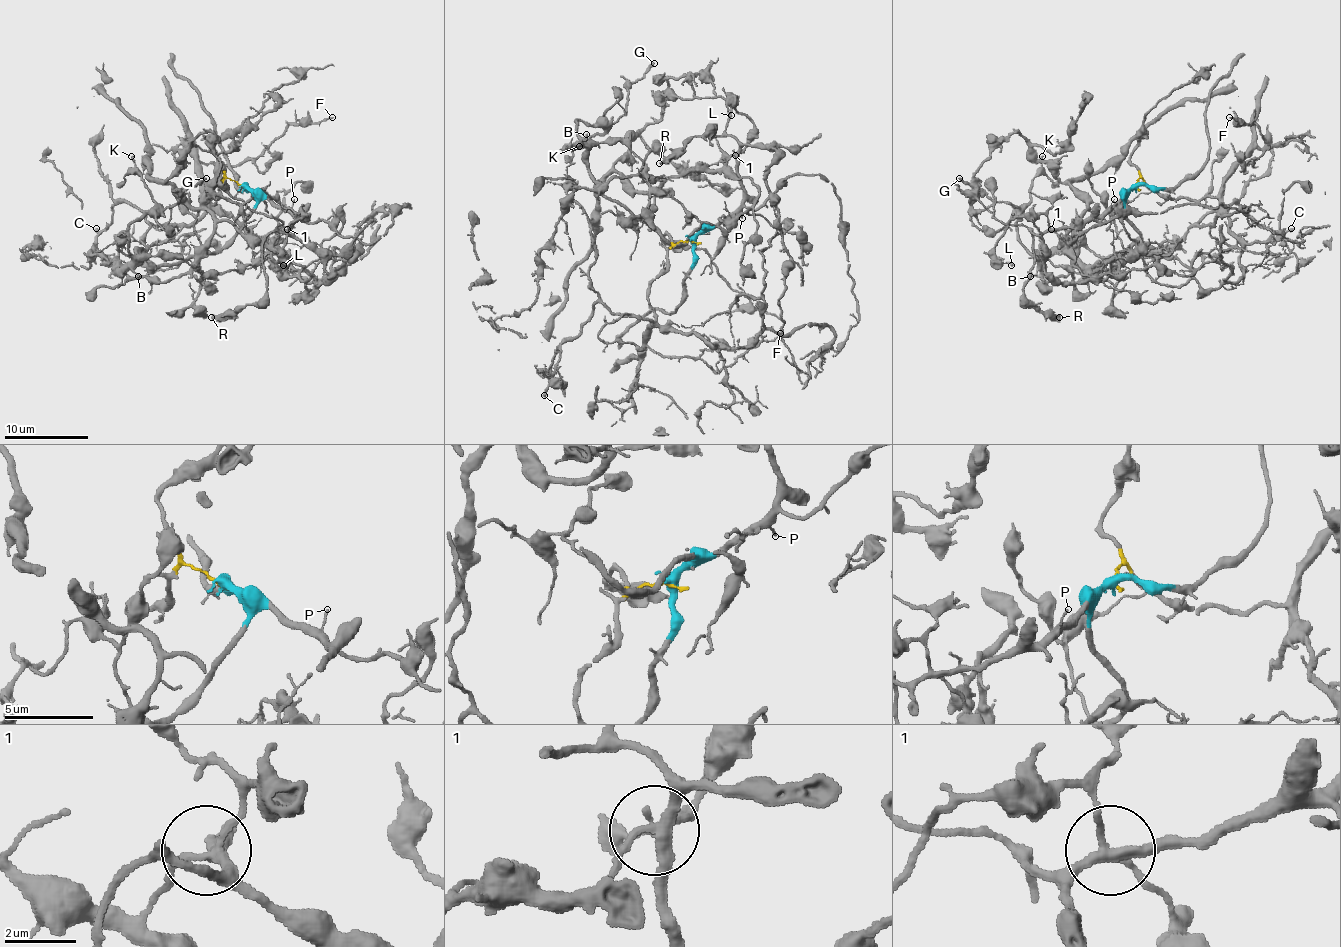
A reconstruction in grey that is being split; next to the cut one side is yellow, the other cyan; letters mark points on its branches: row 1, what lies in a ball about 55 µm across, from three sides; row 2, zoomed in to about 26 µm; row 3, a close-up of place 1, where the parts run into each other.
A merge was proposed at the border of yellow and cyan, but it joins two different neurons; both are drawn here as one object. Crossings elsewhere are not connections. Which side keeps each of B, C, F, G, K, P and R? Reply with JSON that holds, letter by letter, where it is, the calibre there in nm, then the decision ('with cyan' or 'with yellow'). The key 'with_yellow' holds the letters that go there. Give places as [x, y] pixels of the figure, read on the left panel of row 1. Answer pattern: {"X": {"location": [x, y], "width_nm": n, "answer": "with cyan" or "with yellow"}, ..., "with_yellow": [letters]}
{"B": {"location": [138, 276], "width_nm": 130, "answer": "with cyan"}, "C": {"location": [96, 228], "width_nm": 220, "answer": "with yellow"}, "F": {"location": [332, 117], "width_nm": 120, "answer": "with yellow"}, "G": {"location": [206, 178], "width_nm": 220, "answer": "with cyan"}, "K": {"location": [131, 156], "width_nm": 180, "answer": "with cyan"}, "P": {"location": [294, 199], "width_nm": 100, "answer": "with cyan"}, "R": {"location": [211, 317], "width_nm": 400, "answer": "with cyan"}, "with_yellow": ["C", "F"]}

